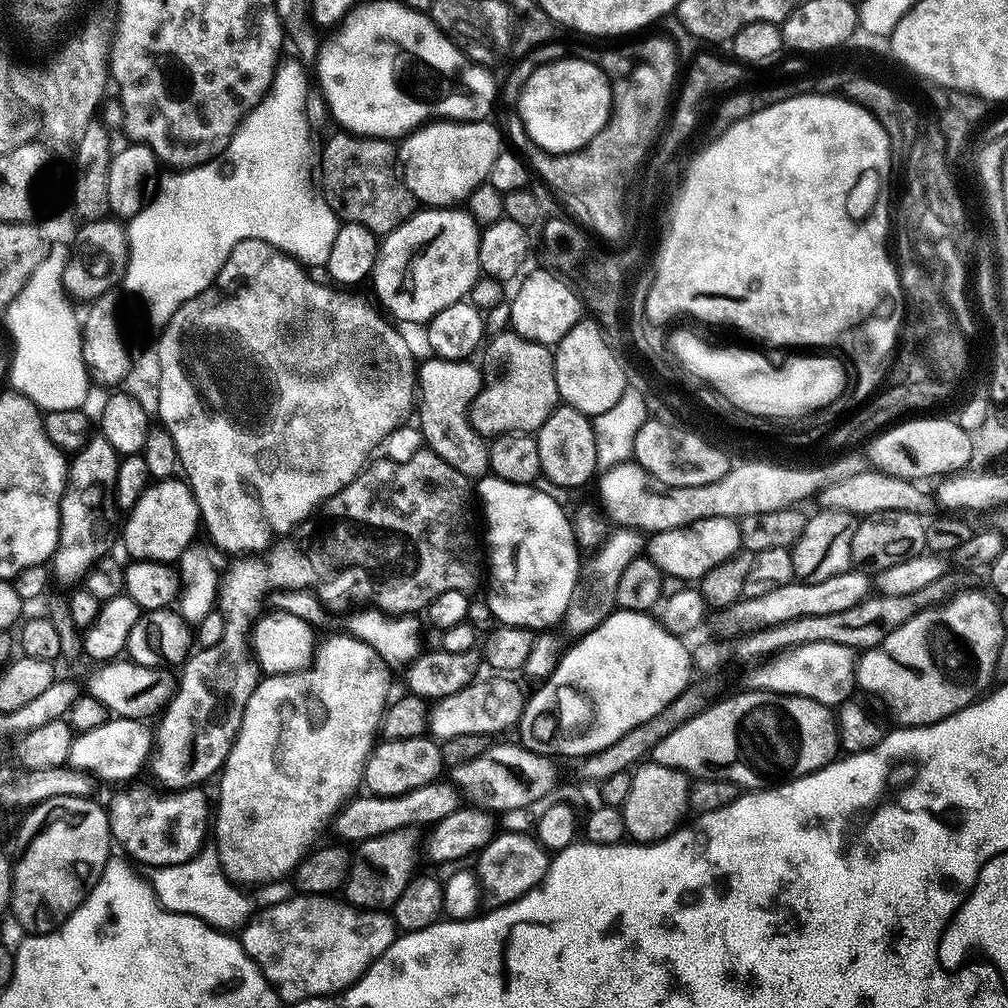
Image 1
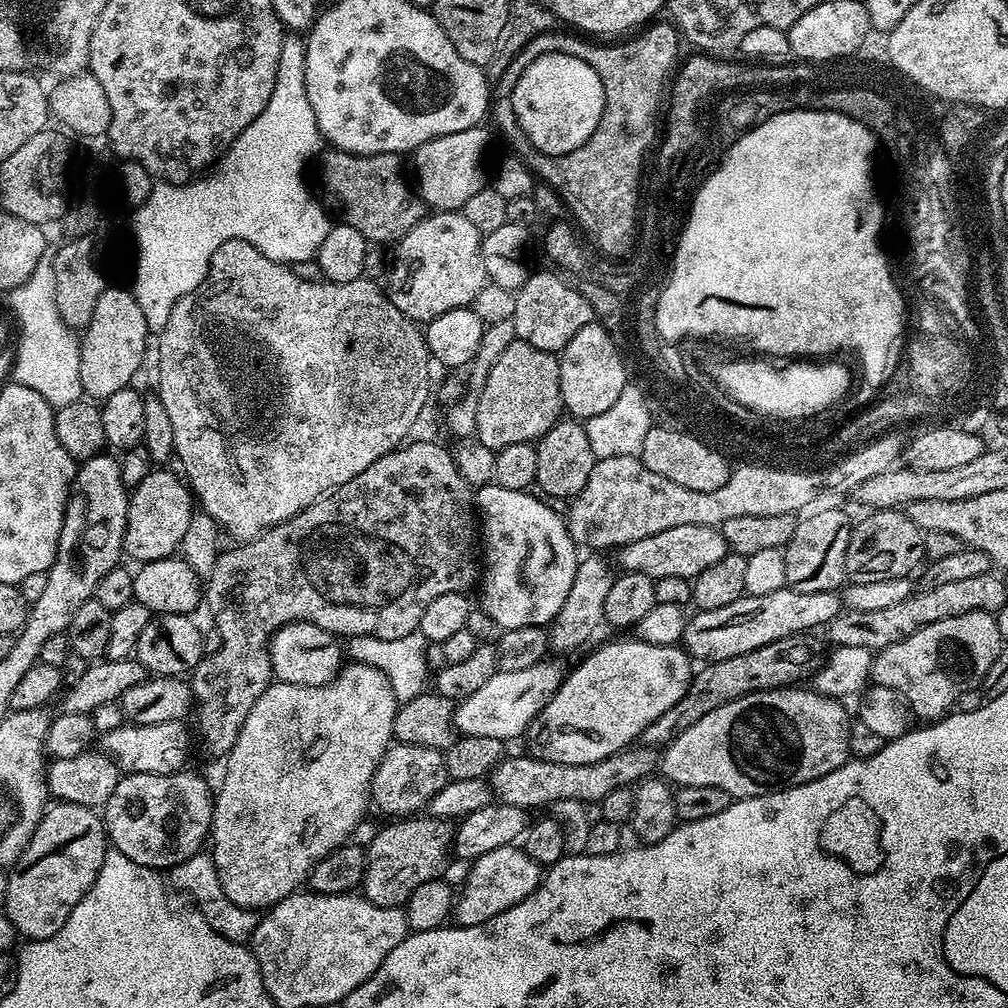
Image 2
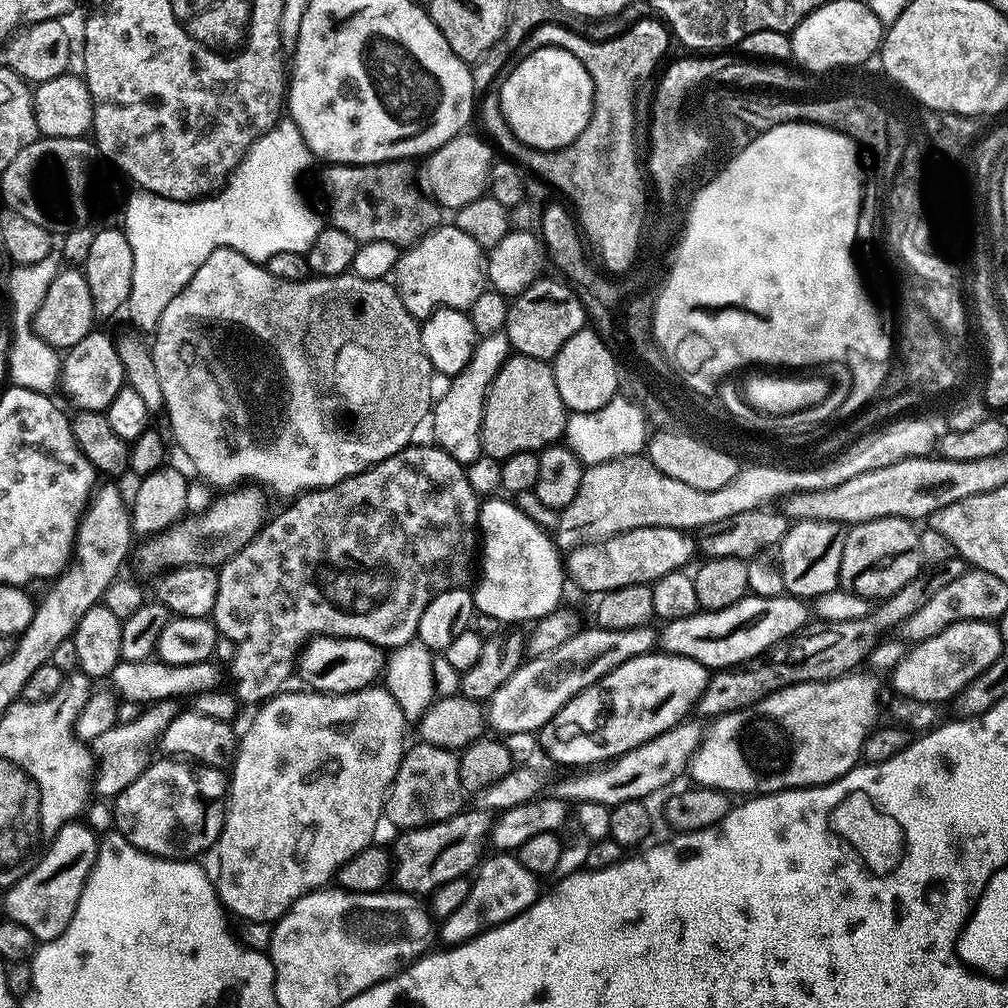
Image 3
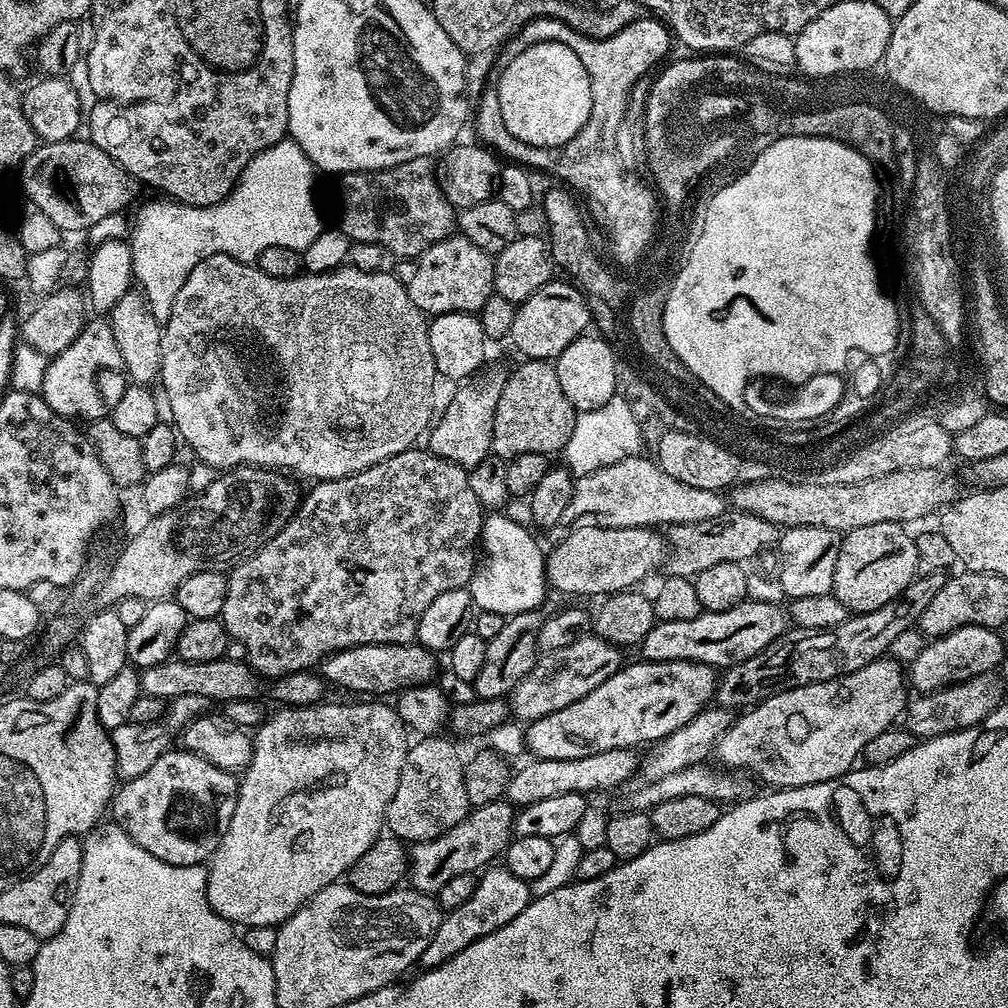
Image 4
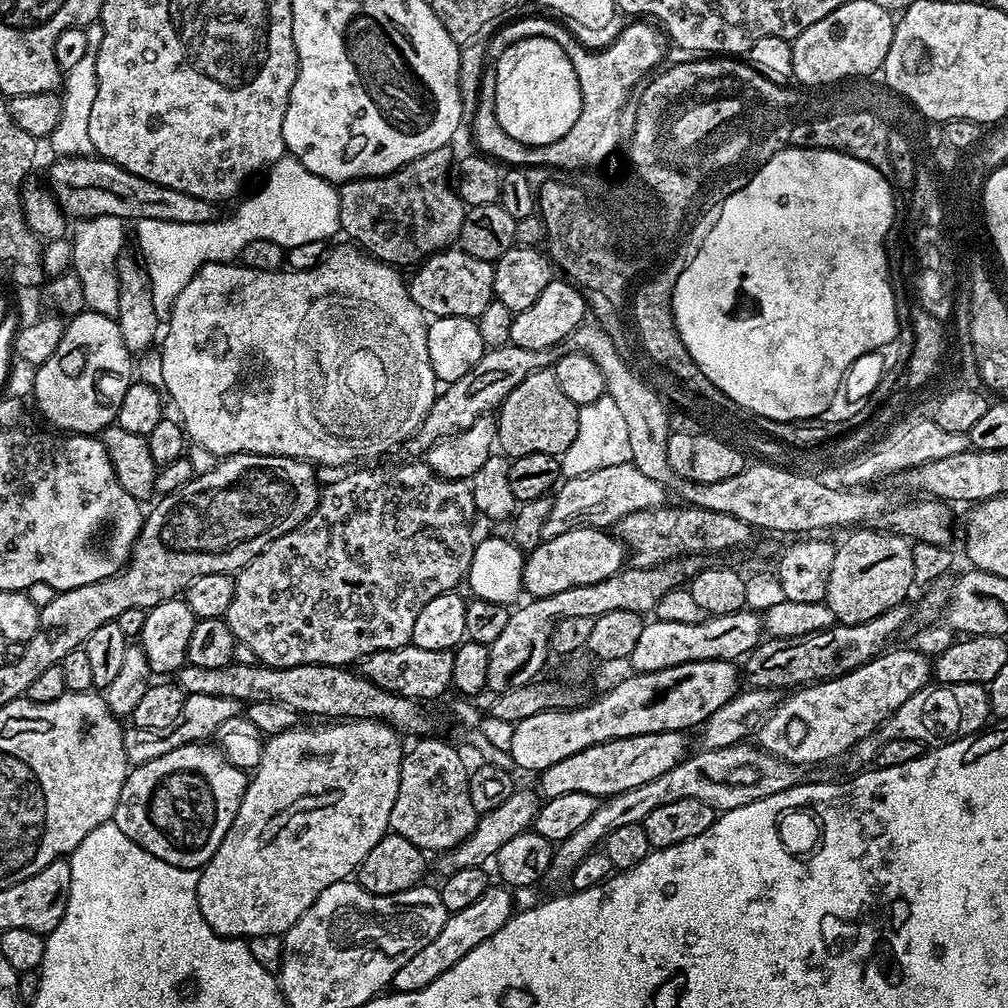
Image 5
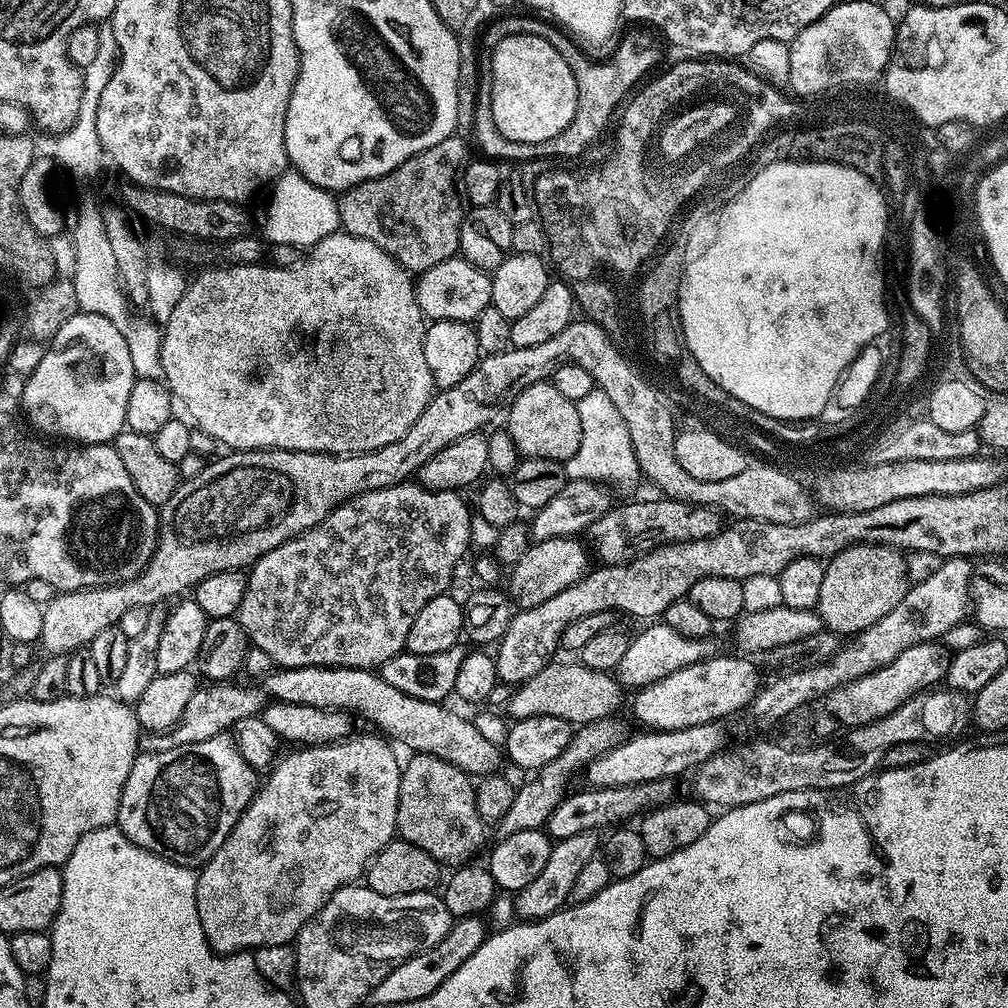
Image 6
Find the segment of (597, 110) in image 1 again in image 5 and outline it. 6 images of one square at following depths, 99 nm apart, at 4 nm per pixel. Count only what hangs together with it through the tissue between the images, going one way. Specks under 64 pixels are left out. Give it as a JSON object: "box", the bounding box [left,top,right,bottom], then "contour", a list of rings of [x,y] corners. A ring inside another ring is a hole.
{"box":[494,34,582,146],"contour":[[[542,34],[528,36],[517,44],[512,44],[500,57],[494,60],[496,66],[496,113],[498,126],[510,134],[518,142],[535,146],[537,144],[553,144],[558,142],[578,122],[578,114],[582,110],[582,94],[580,83],[574,72],[570,58],[566,58],[566,50],[562,44],[547,40]]]}

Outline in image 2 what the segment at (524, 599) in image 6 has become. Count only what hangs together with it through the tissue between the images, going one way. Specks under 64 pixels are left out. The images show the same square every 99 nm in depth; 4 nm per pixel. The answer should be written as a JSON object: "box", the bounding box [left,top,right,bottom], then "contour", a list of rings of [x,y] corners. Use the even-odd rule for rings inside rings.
{"box":[615,524,728,581],"contour":[[[711,524],[702,526],[670,526],[662,534],[650,534],[650,538],[638,538],[638,542],[623,545],[615,553],[619,566],[625,572],[637,572],[651,576],[653,580],[662,578],[682,578],[691,581],[693,576],[702,574],[706,566],[714,566],[718,558],[728,555],[728,543],[719,527]]]}

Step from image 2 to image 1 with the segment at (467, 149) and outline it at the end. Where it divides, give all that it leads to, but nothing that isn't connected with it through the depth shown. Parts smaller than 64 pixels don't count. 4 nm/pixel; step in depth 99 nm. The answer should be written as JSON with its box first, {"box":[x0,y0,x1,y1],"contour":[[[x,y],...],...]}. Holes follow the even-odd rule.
{"box":[398,119,502,208],"contour":[[[433,119],[427,124],[413,128],[398,144],[398,167],[404,185],[410,194],[421,205],[430,208],[451,208],[460,206],[468,199],[479,184],[487,181],[490,166],[494,166],[494,158],[502,150],[502,132],[492,125],[491,119],[486,120],[445,120]]]}

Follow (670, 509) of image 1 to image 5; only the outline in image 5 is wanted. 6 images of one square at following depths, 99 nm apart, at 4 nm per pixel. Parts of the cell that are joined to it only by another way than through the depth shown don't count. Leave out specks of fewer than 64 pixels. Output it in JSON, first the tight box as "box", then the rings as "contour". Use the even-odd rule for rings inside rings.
{"box":[542,462,666,540],"contour":[[[631,462],[622,466],[606,466],[603,470],[590,470],[590,474],[567,477],[555,489],[552,496],[552,509],[542,526],[542,540],[558,538],[558,534],[566,534],[566,530],[575,528],[611,529],[619,524],[622,518],[626,518],[626,514],[634,514],[638,510],[647,508],[661,507],[665,503],[664,496],[666,496],[664,487],[658,482],[654,482],[654,478],[646,478],[646,474],[642,474],[642,470],[635,468]]]}

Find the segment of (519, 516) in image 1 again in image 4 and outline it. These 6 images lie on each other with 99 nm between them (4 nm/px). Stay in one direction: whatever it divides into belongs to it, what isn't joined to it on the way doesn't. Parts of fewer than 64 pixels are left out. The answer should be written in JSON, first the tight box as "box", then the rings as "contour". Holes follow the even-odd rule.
{"box":[472,514,546,618],"contour":[[[492,514],[483,521],[479,547],[482,555],[472,574],[472,603],[481,612],[502,614],[505,618],[519,612],[535,612],[541,607],[546,589],[545,553],[540,544],[519,524],[504,514]]]}

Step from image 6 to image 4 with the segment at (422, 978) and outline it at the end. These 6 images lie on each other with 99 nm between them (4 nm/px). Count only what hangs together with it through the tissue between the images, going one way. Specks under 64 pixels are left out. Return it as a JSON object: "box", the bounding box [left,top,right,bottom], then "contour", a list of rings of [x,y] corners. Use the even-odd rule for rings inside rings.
{"box":[418,867,530,970],"contour":[[[489,867],[477,879],[476,889],[474,894],[470,894],[470,899],[462,902],[462,906],[458,906],[441,919],[430,946],[426,946],[426,950],[422,950],[418,961],[419,967],[427,970],[442,966],[450,958],[454,958],[462,950],[466,950],[466,946],[470,946],[476,940],[481,940],[482,937],[488,936],[502,926],[506,926],[514,918],[518,918],[518,914],[522,914],[522,910],[526,910],[526,906],[530,902],[528,888],[530,888],[529,881],[518,878],[508,868]]]}

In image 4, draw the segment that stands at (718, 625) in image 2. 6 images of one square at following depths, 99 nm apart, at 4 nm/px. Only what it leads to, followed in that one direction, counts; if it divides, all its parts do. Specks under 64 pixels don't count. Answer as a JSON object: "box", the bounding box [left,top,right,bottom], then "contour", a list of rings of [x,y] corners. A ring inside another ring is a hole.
{"box":[638,600,786,666],"contour":[[[748,600],[725,612],[703,611],[698,618],[690,618],[686,622],[659,621],[638,648],[644,651],[645,661],[693,660],[699,664],[735,666],[784,635],[784,620],[786,624],[786,612],[780,604]]]}

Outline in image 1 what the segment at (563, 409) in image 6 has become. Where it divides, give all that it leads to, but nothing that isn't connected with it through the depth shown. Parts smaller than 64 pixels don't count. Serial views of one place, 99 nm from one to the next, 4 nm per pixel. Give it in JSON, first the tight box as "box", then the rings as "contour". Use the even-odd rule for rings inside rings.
{"box":[468,330,561,438],"contour":[[[505,330],[495,333],[483,345],[483,356],[484,385],[468,407],[472,429],[485,438],[507,432],[539,432],[542,422],[546,422],[561,403],[553,349],[547,344],[527,340],[517,332]]]}

